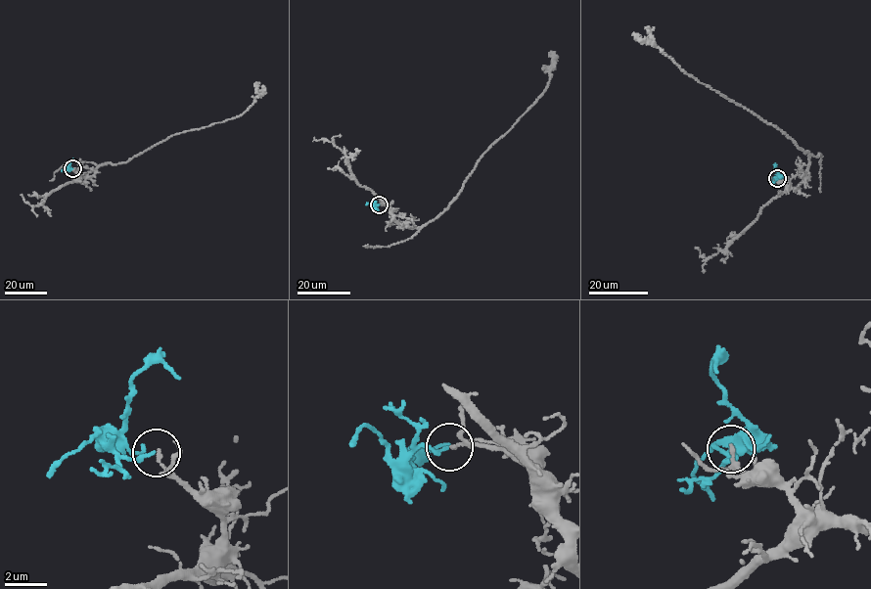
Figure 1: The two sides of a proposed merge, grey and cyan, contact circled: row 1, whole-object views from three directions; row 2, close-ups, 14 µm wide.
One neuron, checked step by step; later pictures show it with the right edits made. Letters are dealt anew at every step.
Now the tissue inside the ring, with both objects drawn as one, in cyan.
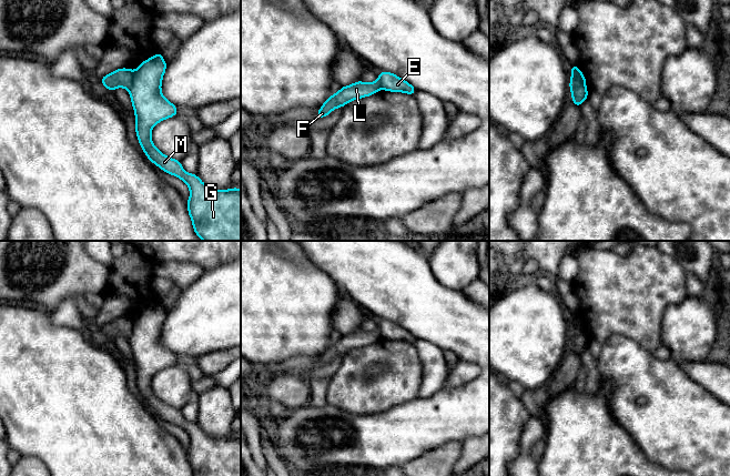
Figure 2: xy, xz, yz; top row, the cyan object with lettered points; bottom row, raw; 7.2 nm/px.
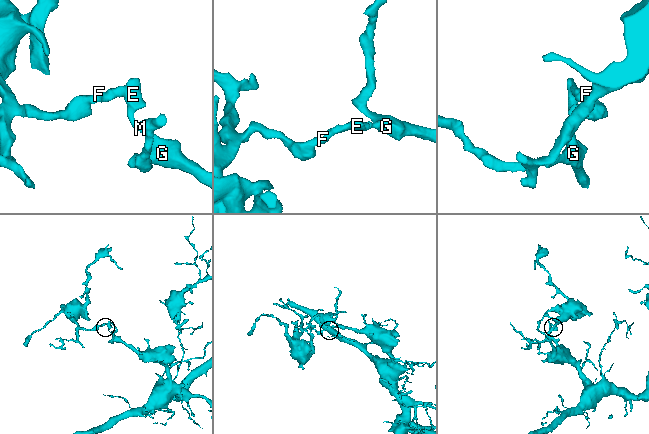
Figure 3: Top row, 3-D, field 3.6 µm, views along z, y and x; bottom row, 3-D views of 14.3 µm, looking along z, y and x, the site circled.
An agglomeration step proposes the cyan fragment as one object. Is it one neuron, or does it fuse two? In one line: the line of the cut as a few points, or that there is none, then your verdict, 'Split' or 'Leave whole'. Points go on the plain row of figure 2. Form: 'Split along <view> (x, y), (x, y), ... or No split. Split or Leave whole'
Split along xy (132, 321), (132, 331), (128, 337). Split

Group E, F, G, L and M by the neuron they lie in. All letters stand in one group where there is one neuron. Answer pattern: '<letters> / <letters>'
E G M / F L

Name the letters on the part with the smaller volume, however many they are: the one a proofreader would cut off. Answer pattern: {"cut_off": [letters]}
{"cut_off": ["F", "L"]}

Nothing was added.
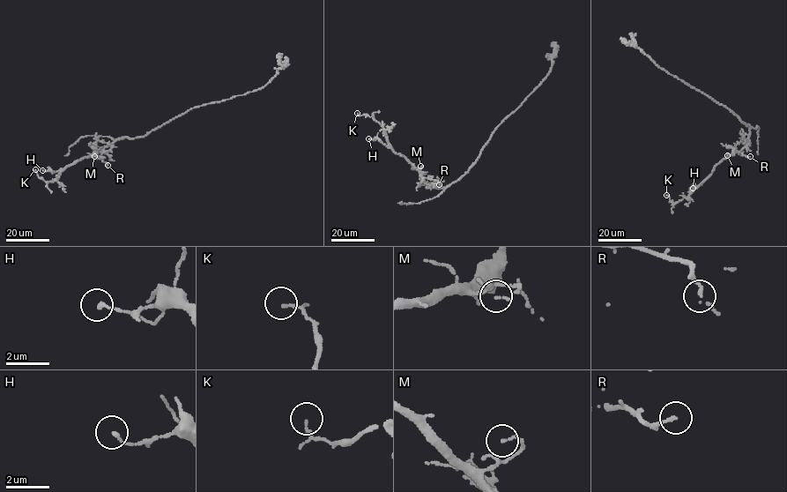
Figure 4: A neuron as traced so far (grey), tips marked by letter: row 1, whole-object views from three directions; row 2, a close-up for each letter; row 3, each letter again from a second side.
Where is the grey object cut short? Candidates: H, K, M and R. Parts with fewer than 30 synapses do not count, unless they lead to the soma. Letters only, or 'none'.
none

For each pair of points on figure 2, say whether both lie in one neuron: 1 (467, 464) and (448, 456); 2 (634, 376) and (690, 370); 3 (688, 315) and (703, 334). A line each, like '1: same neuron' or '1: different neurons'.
1: different neurons
2: different neurons
3: same neuron

